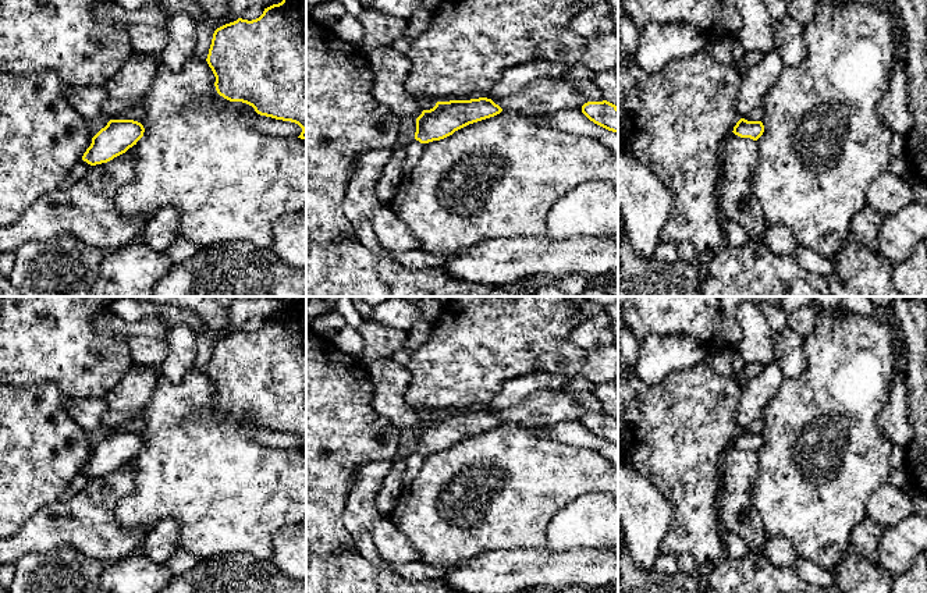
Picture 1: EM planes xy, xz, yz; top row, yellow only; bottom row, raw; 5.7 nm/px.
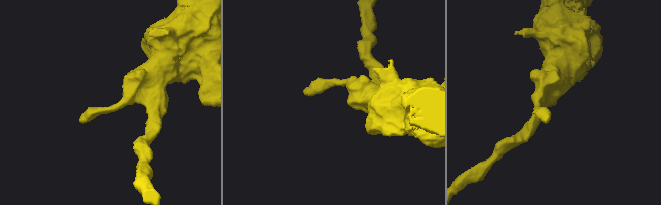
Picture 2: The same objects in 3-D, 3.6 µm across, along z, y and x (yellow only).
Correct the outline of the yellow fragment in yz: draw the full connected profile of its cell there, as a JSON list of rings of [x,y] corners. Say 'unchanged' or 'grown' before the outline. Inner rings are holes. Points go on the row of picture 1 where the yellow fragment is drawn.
unchanged; [[[740,118],[732,132],[740,138],[757,141],[764,132],[764,125],[761,121],[747,121]]]

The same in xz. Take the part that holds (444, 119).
unchanged; [[[487,97],[437,102],[433,109],[423,110],[416,118],[415,139],[420,143],[440,141],[501,111],[502,109]]]

